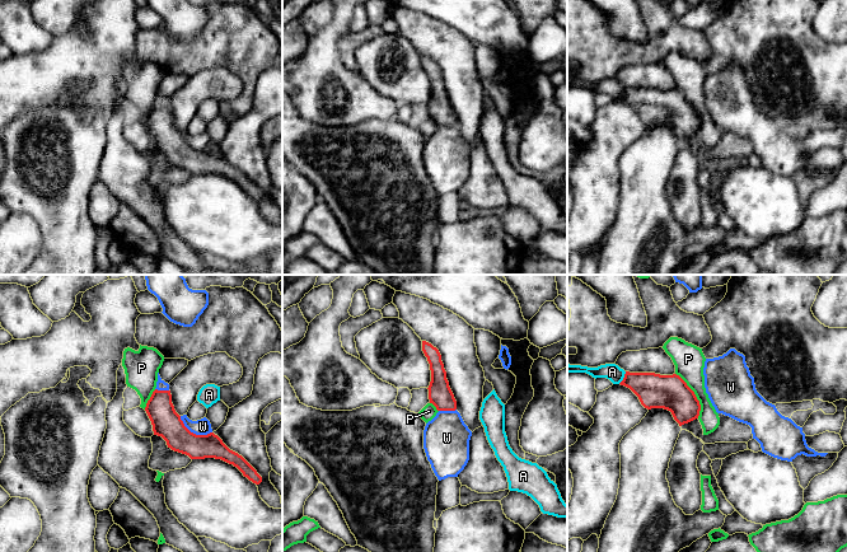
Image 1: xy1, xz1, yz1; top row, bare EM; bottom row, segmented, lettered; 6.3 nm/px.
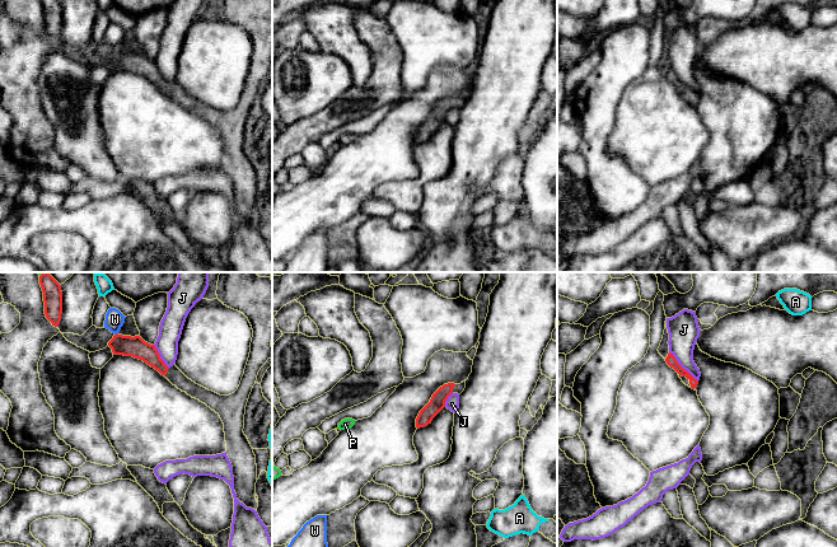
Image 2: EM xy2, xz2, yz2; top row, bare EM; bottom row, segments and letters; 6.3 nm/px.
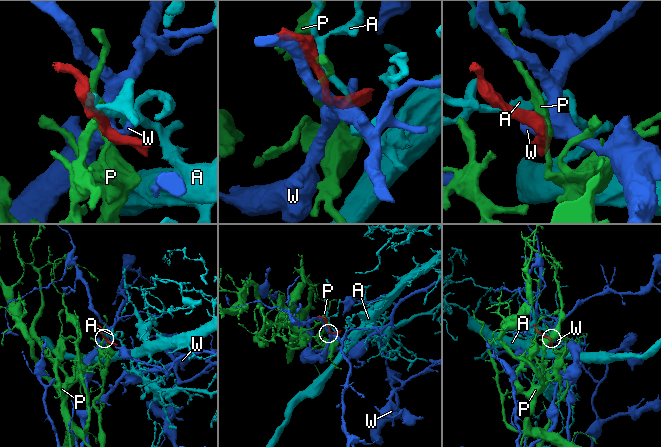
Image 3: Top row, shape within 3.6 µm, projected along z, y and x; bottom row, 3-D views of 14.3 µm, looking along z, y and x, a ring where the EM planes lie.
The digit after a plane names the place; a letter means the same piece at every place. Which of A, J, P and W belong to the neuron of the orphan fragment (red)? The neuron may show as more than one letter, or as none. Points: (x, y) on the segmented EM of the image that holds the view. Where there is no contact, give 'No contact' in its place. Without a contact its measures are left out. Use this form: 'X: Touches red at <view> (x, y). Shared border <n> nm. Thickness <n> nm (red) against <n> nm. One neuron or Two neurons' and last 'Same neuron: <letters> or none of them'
A: Touches red at yz1 (623, 378). Shared border 90 nm. Thickness 220 nm (red) against 110 nm. Two neurons
J: Touches red at yz2 (681, 366). Shared border 260 nm. Thickness 70 nm (red) against 200 nm. Two neurons
P: Touches red at yz1 (695, 396). Shared border 320 nm. Thickness 220 nm (red) against 190 nm. Two neurons
W: Touches red at xy1 (192, 433). Shared border 240 nm. Thickness 180 nm (red) against 100 nm. Two neurons
Same neuron: none of them

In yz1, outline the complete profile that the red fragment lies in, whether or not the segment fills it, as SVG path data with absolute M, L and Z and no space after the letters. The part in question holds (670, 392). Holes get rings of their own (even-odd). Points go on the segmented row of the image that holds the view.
M626 371L619 384L630 388L645 408L670 411L679 426L699 416L699 401L694 392L677 374L660 375L655 373Z

